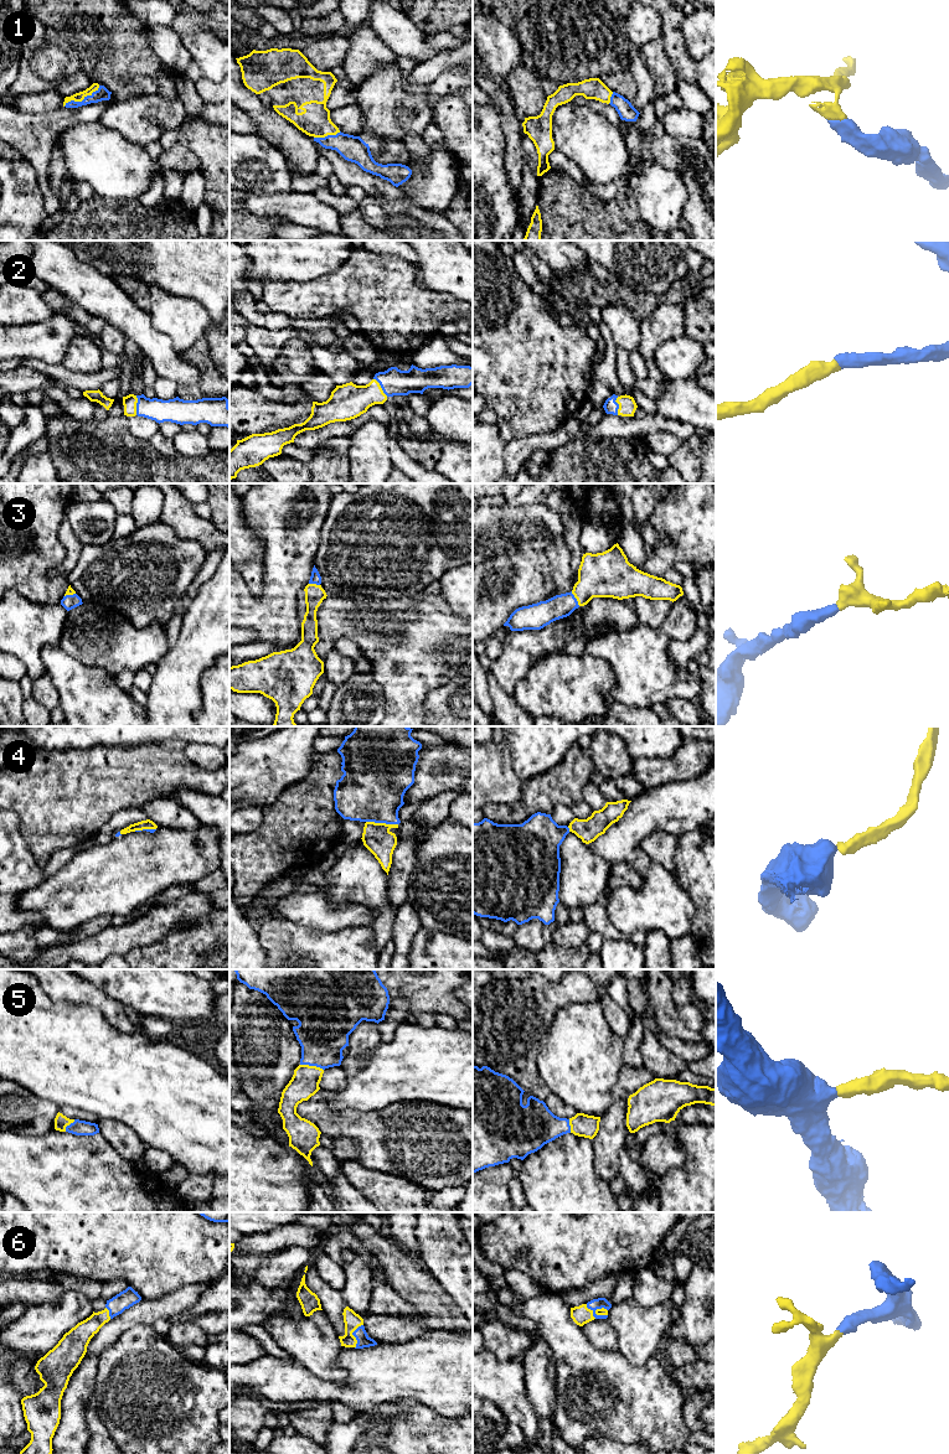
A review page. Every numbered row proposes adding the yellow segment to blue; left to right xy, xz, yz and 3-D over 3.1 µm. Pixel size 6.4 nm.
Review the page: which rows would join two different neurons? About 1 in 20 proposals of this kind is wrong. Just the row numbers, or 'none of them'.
none of them

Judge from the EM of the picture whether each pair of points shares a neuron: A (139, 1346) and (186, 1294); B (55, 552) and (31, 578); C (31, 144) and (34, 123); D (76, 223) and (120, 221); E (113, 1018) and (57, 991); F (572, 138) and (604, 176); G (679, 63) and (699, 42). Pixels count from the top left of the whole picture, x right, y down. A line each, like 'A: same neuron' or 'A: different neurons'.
A: different neurons
B: same neuron
C: same neuron
D: same neuron
E: same neuron
F: same neuron
G: different neurons

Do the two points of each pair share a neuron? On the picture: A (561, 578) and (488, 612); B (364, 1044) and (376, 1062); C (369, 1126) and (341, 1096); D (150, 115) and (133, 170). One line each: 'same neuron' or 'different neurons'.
A: same neuron
B: different neurons
C: different neurons
D: different neurons

